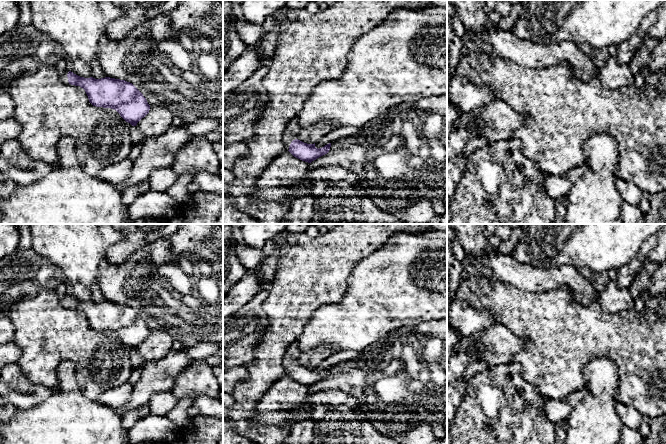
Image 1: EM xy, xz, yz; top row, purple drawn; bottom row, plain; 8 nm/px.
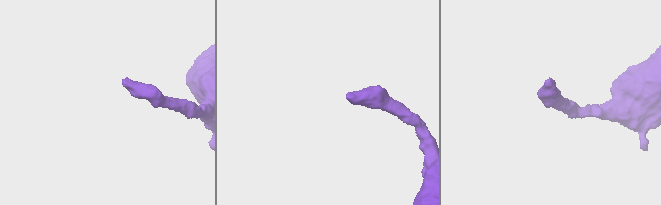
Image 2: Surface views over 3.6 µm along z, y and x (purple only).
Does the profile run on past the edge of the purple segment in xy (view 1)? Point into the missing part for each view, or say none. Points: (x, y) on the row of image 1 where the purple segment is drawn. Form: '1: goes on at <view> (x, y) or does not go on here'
1: goes on at xy (62, 67)

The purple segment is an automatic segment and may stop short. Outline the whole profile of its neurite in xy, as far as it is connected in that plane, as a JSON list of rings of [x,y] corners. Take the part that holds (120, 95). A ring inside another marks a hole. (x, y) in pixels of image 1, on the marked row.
[[[63,59],[56,65],[61,81],[83,88],[93,106],[116,110],[132,126],[149,113],[150,105],[132,83],[110,77],[80,77],[69,70],[68,63]]]

